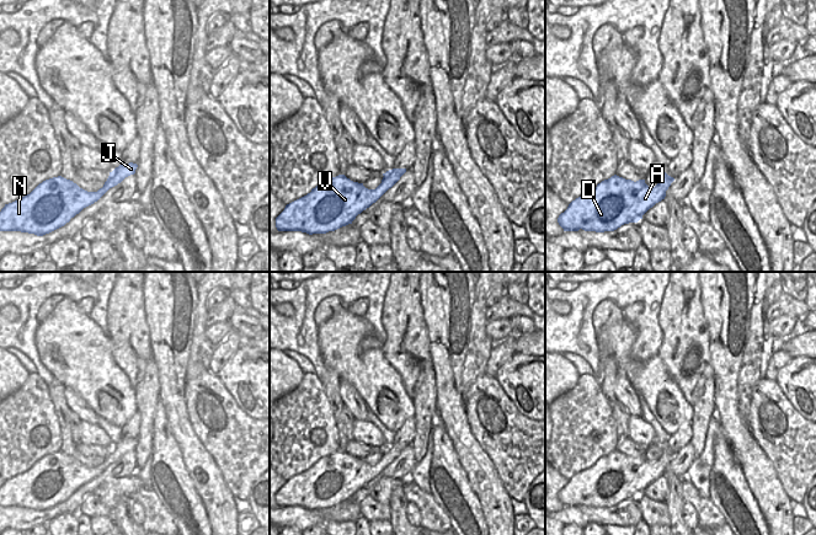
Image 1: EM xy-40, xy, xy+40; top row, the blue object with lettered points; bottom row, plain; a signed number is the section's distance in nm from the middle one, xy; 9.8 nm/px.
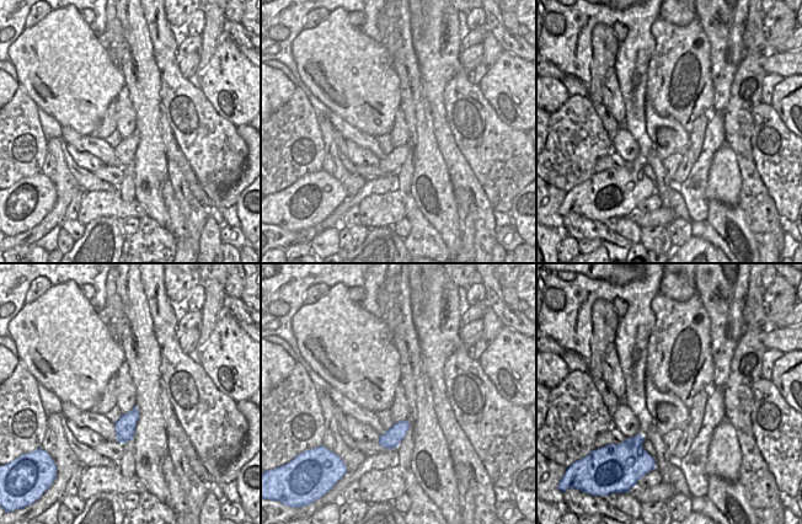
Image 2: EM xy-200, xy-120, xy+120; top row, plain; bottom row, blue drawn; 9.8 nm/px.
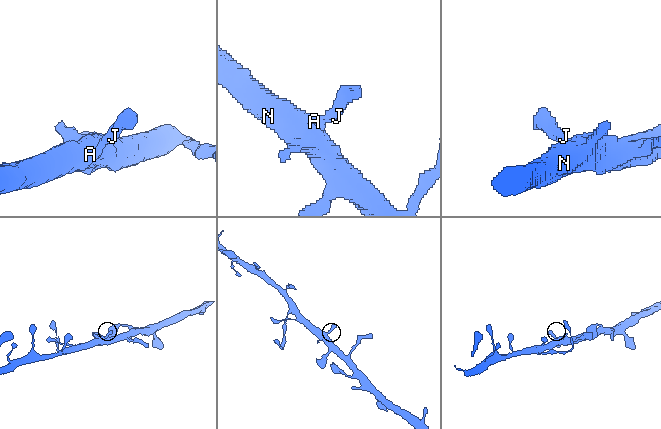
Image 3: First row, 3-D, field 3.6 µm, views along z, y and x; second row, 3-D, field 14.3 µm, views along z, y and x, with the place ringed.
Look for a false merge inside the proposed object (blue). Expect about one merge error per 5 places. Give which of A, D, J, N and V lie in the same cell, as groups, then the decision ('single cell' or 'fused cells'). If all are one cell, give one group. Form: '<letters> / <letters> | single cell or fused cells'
A D J N V | single cell

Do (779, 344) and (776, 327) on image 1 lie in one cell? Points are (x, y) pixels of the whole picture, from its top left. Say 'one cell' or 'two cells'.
two cells

